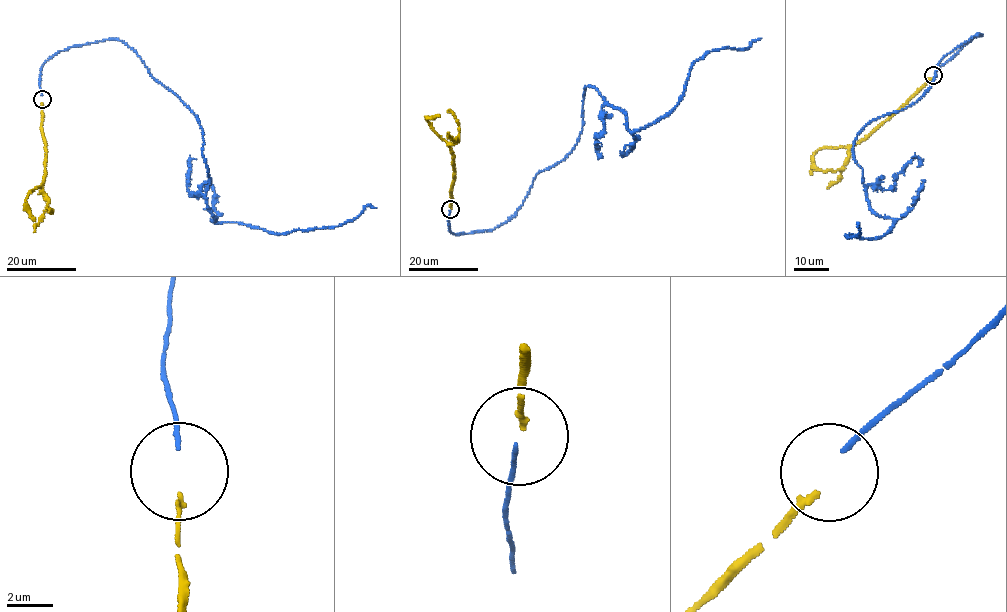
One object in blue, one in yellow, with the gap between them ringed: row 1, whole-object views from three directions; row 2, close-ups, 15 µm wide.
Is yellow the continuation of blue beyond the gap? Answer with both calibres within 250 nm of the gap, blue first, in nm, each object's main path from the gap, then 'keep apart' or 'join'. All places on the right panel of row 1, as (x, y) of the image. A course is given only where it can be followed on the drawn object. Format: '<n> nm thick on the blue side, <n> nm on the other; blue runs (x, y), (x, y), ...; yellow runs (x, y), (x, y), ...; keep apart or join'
200 nm thick on the blue side, 240 nm on the other; blue runs (935, 71), (858, 134), (869, 207), (896, 223), (846, 236), (858, 228); yellow runs (932, 77), (866, 136), (851, 144), (822, 147), (815, 152), (811, 175); keep apart

